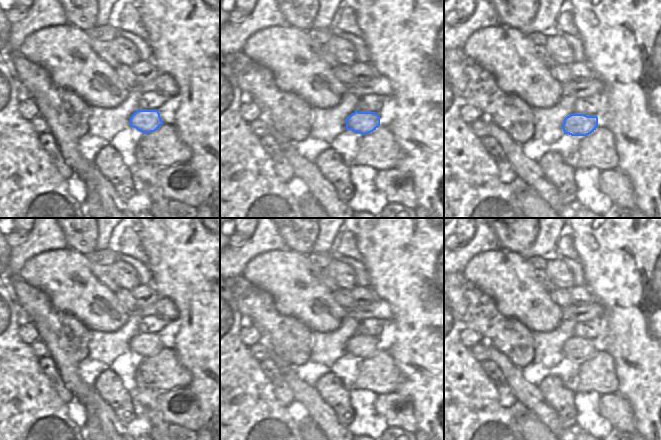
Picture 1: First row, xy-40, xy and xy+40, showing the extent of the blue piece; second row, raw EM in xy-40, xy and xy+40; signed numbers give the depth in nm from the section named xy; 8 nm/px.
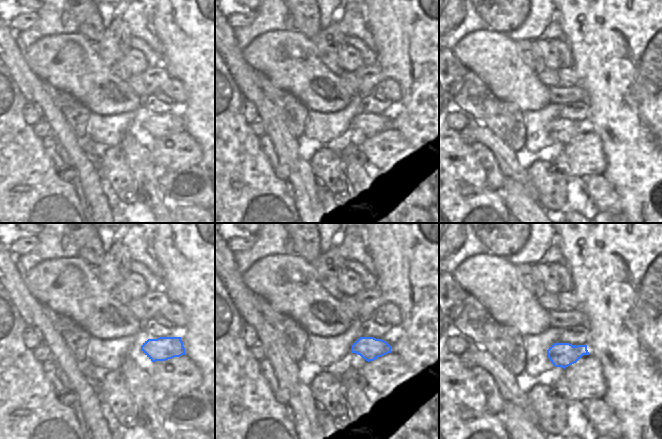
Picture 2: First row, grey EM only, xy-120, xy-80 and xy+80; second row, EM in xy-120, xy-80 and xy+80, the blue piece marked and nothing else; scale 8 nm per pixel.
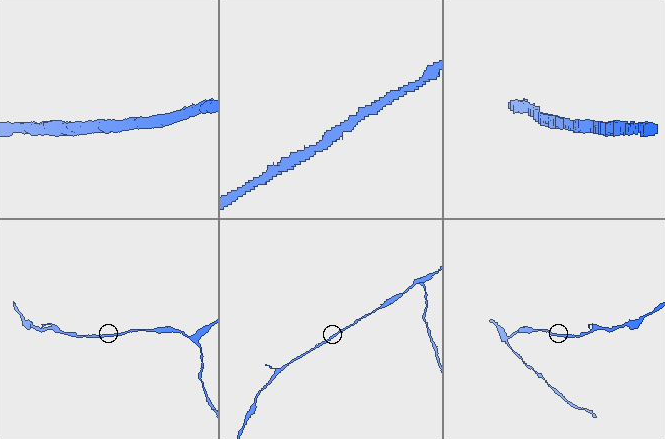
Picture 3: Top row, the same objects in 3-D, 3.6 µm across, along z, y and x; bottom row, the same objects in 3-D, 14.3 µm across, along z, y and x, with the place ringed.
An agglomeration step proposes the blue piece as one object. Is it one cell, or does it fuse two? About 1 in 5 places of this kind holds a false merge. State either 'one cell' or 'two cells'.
one cell

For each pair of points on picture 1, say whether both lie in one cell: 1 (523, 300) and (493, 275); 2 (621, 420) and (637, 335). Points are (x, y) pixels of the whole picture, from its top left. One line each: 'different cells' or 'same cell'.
1: same cell
2: different cells

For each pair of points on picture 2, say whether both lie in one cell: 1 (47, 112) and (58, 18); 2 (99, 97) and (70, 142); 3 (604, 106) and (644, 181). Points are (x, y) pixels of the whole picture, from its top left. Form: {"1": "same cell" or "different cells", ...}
{"1": "different cells", "2": "different cells", "3": "same cell"}

